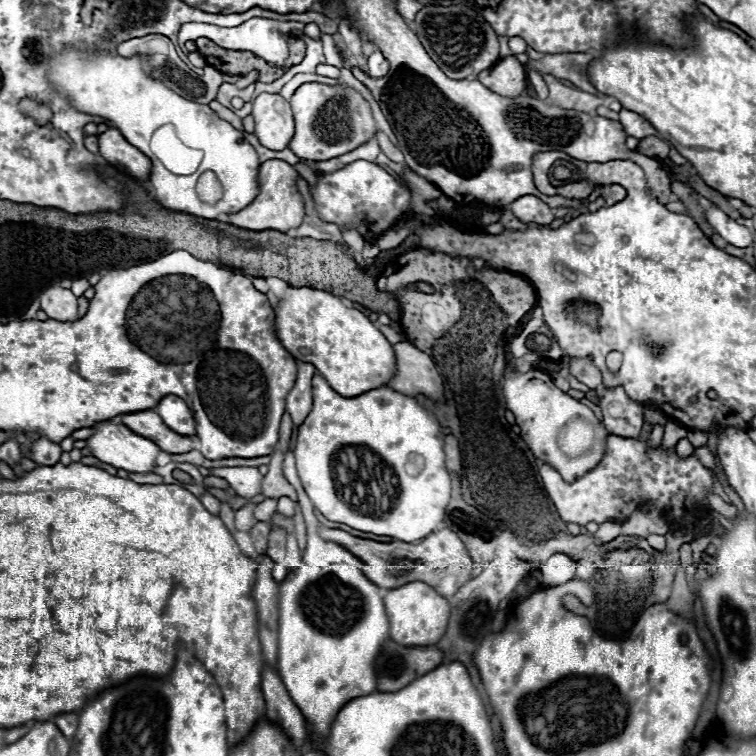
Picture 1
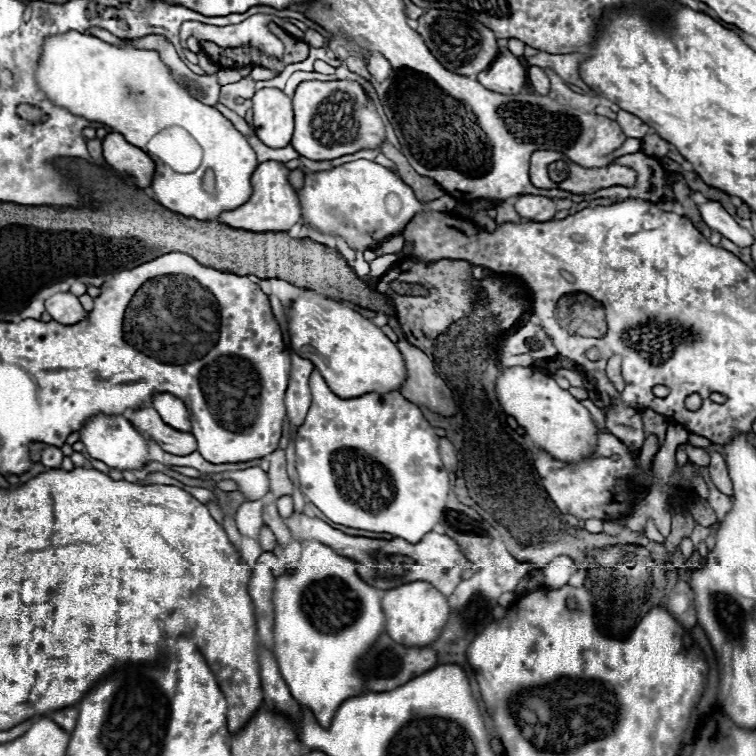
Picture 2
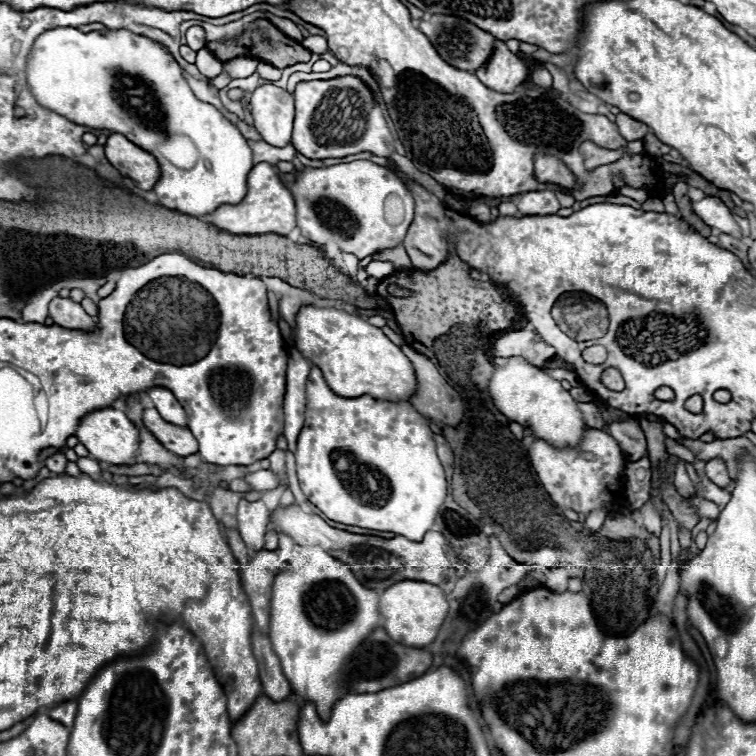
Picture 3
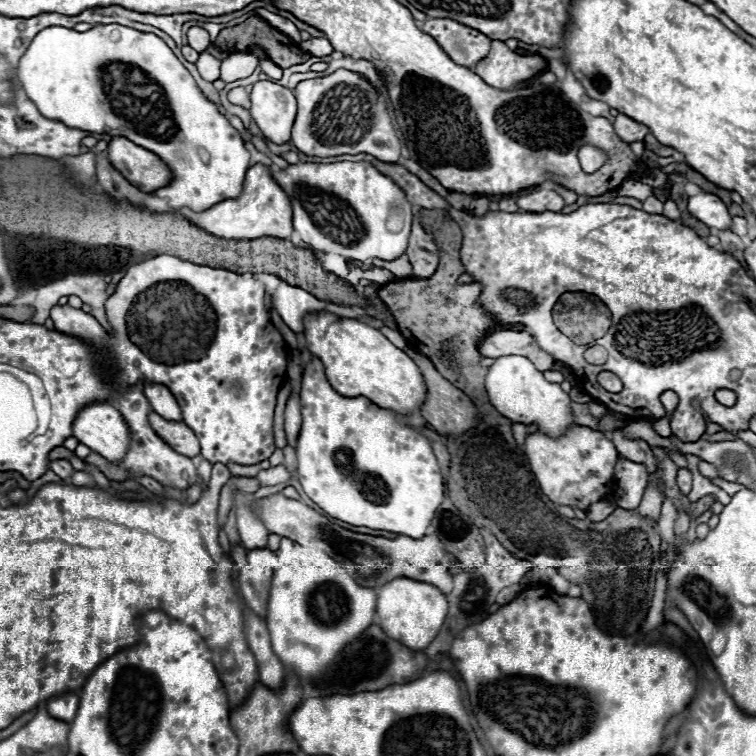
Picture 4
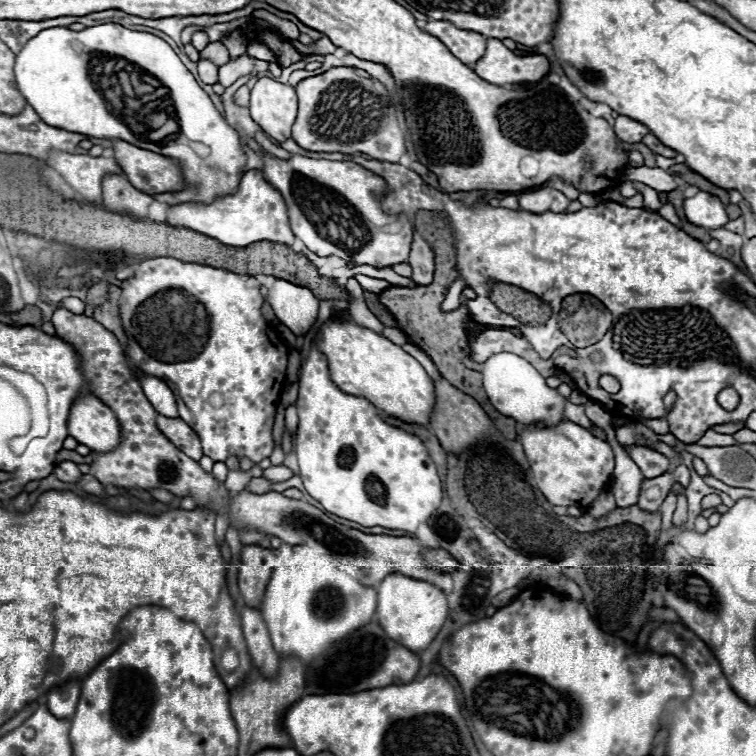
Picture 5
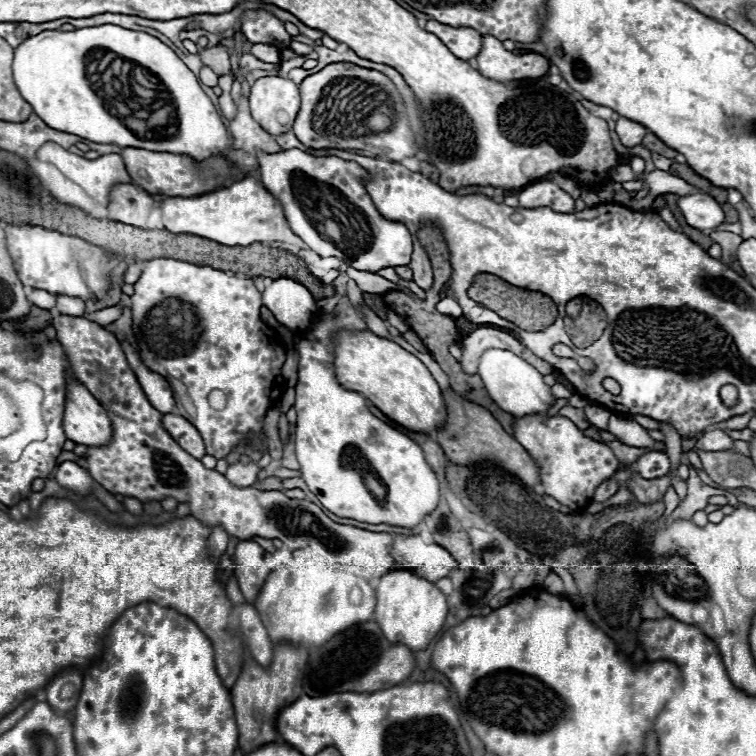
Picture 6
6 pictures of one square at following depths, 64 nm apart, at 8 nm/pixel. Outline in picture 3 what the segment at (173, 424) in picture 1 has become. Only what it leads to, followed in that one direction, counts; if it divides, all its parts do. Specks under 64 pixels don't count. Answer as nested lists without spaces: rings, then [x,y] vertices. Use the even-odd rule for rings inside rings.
[[[152,388],[148,392],[148,396],[152,398],[154,402],[154,408],[160,412],[160,416],[170,422],[170,424],[176,424],[176,426],[186,426],[186,412],[184,408],[180,406],[180,402],[174,398],[174,394],[166,388]]]

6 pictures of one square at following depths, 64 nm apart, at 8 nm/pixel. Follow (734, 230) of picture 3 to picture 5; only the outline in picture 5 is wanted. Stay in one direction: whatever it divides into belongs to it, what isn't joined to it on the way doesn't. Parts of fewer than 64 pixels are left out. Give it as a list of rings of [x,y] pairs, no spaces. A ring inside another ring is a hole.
[[[698,192],[696,196],[686,198],[684,212],[692,224],[708,230],[716,230],[728,224],[728,214],[724,210],[724,204],[708,192]]]

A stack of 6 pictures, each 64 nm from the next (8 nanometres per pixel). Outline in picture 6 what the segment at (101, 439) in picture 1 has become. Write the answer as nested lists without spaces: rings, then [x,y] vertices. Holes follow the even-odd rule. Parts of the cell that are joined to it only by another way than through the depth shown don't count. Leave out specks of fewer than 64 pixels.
[[[68,382],[64,432],[68,440],[86,446],[106,446],[112,440],[112,422],[102,404],[78,382]]]

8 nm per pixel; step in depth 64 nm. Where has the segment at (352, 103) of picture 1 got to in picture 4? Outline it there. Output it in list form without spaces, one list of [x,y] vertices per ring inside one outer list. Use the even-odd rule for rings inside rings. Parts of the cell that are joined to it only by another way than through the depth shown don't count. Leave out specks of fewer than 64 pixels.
[[[336,70],[326,78],[304,80],[294,88],[298,114],[292,128],[292,144],[306,156],[342,156],[342,154],[372,154],[382,162],[398,162],[400,140],[392,128],[386,96],[380,94],[362,74]]]

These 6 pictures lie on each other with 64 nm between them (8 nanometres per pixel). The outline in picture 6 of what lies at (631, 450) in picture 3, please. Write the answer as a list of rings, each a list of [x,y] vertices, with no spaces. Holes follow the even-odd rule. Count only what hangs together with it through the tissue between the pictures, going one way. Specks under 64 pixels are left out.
[[[646,452],[638,456],[636,470],[642,478],[660,478],[670,472],[670,462],[664,452]]]

